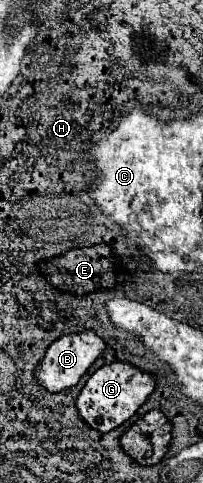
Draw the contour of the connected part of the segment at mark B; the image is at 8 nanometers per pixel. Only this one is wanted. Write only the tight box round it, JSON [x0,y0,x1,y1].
[35,328,107,392]

